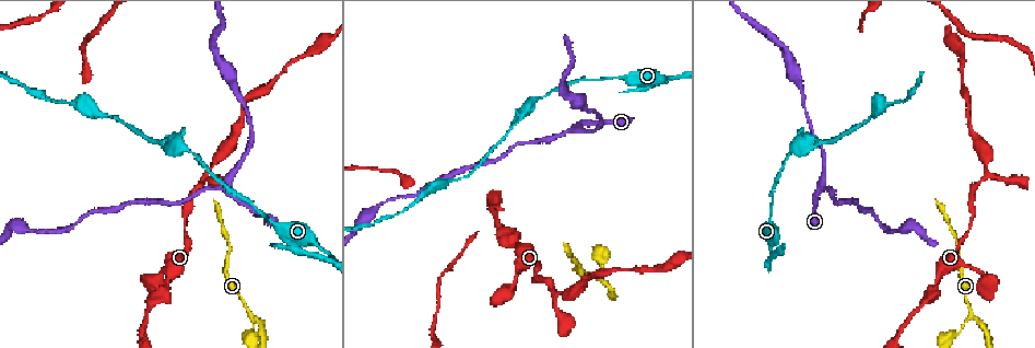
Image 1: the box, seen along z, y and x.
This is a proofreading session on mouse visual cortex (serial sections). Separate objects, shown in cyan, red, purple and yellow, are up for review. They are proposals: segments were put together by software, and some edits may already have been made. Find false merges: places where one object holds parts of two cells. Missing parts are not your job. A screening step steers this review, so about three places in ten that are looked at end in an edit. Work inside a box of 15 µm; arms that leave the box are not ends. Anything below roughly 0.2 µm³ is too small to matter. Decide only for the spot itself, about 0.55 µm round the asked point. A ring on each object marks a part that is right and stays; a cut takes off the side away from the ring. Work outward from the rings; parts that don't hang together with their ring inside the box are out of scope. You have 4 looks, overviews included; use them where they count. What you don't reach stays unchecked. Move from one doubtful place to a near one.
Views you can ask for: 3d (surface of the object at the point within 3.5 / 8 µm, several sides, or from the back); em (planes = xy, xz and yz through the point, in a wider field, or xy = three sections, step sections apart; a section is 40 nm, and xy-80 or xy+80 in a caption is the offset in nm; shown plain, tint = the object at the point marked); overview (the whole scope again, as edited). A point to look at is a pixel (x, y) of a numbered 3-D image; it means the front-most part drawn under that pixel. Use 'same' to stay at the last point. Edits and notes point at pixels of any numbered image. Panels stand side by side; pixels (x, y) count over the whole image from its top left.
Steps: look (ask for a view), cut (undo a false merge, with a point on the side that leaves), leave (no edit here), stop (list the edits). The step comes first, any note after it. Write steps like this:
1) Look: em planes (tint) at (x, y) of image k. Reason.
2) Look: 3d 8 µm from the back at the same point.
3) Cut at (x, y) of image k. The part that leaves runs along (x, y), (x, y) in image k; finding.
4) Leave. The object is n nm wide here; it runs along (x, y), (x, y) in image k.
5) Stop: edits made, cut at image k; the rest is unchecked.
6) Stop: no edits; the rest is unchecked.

Look: 3d 3.5 µm from the back at (248, 316) of image 1.

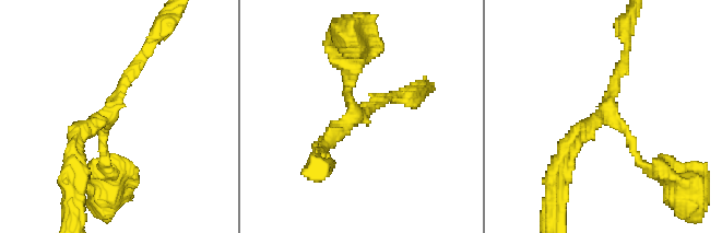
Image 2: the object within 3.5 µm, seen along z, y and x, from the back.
Look: em planes (tint) at (358, 113) of image 2.

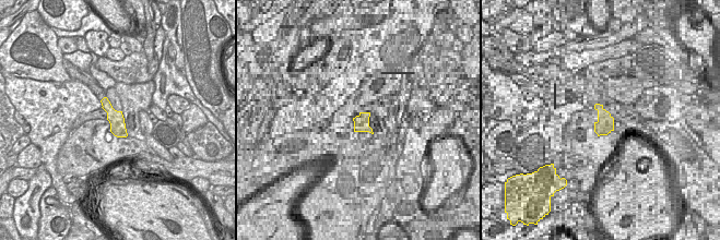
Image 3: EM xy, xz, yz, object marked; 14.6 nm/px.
Leave. One cell here.

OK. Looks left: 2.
Look: 3d 8 µm at (987, 280) of image 1. Thick turns thin.

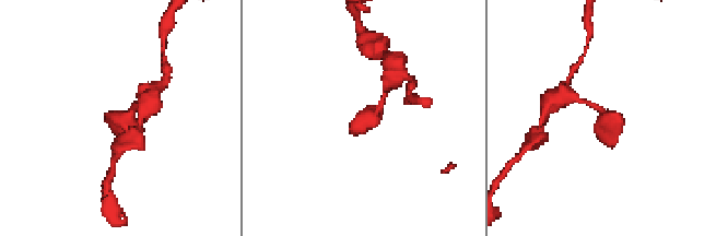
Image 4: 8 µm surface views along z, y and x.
Look: em xy step 5 (tint) at (124, 120) of image 4.

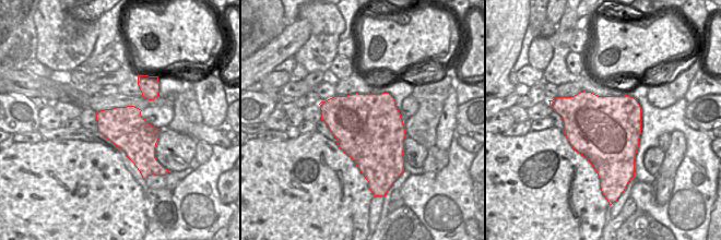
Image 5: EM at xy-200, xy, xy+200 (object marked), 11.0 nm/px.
Leave. It runs along (587, 104), (608, 121), (597, 138) in image 4; continuous, no second cell.

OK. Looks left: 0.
Stop: no edits; the rest is unchecked.

